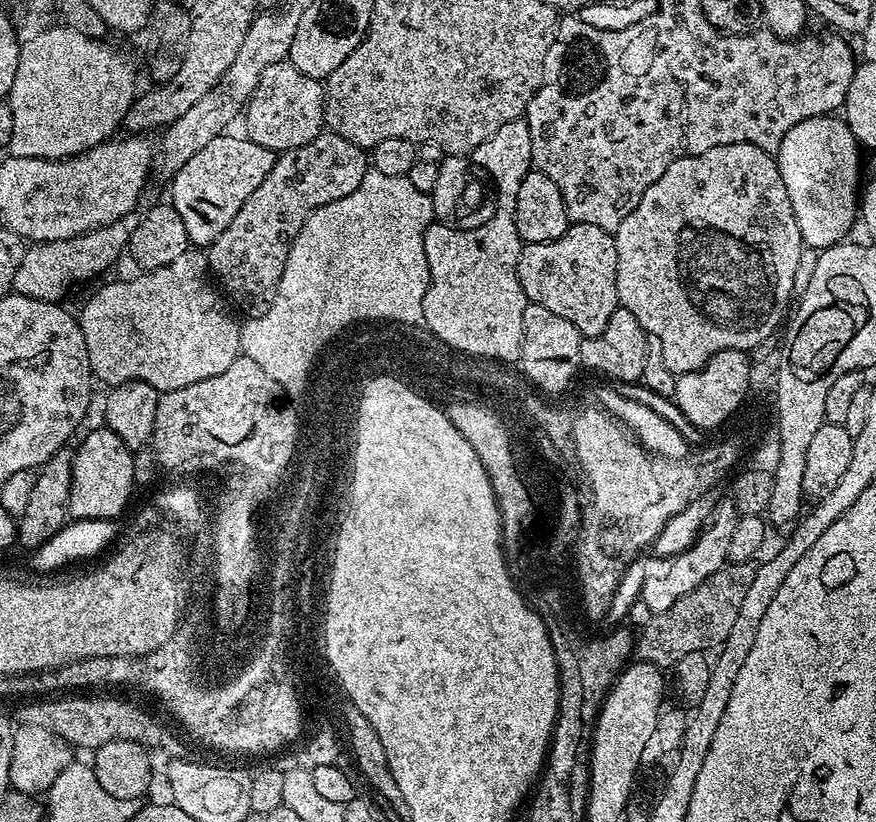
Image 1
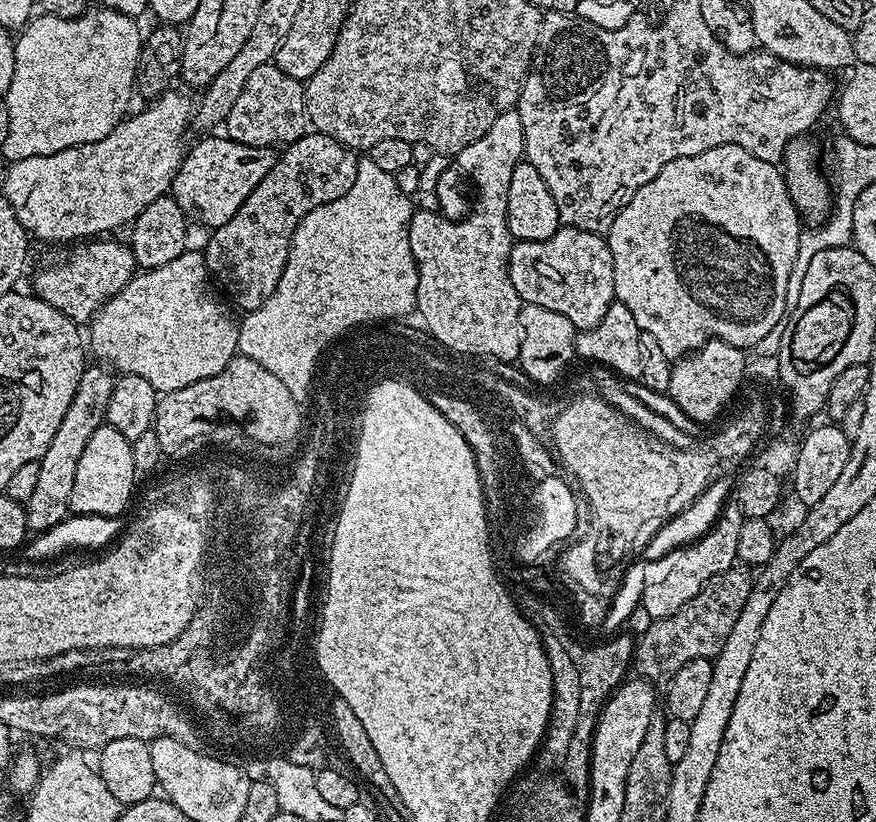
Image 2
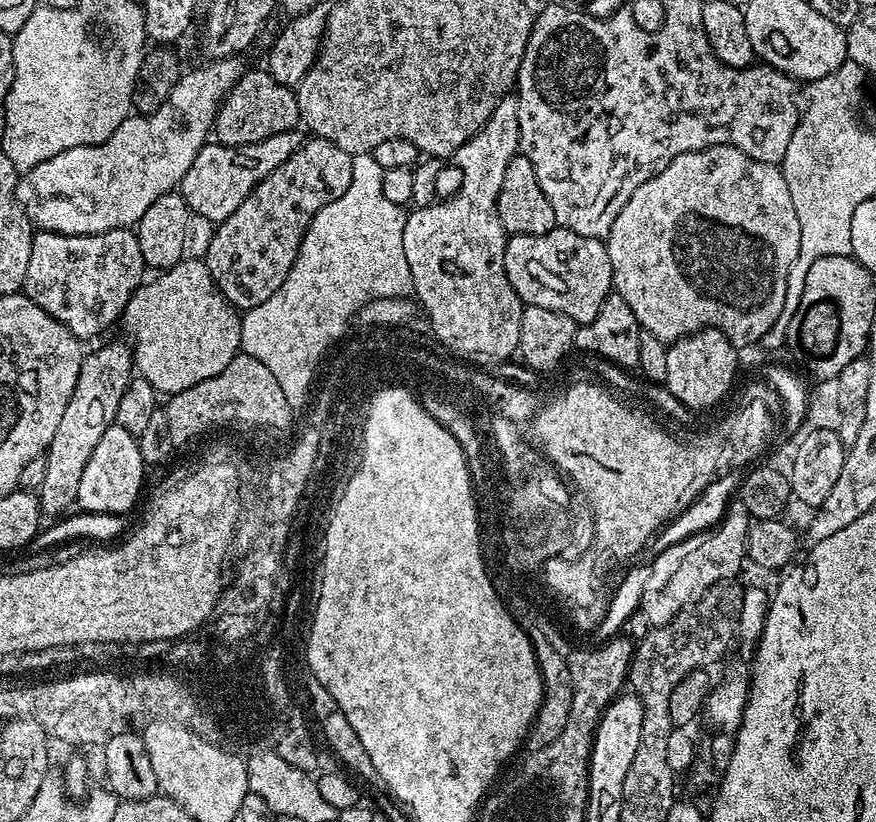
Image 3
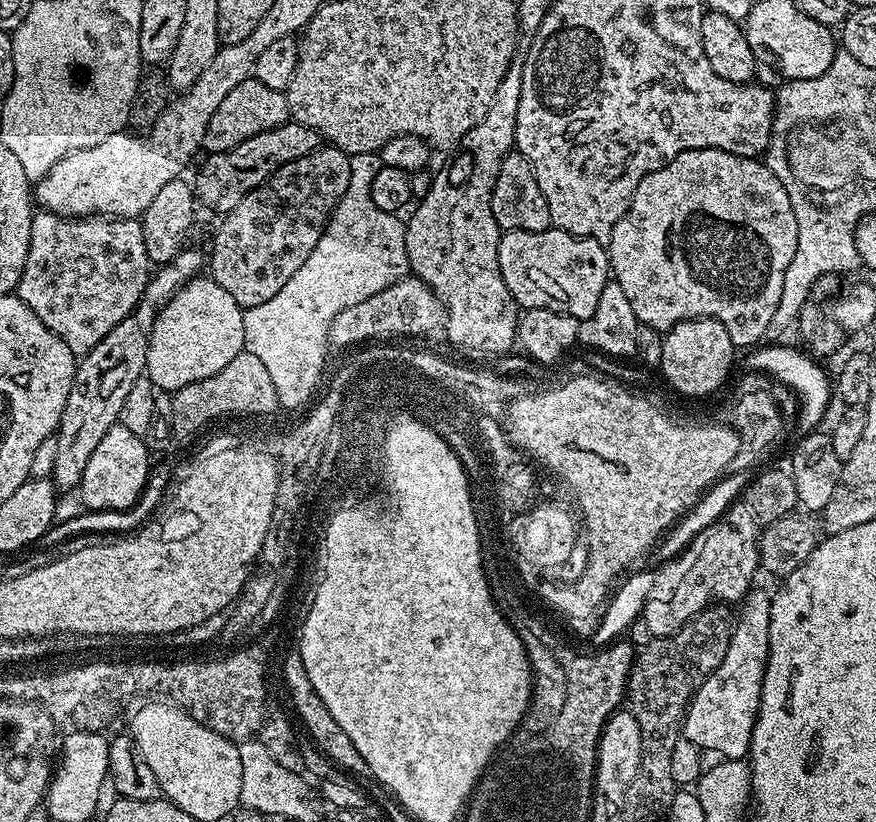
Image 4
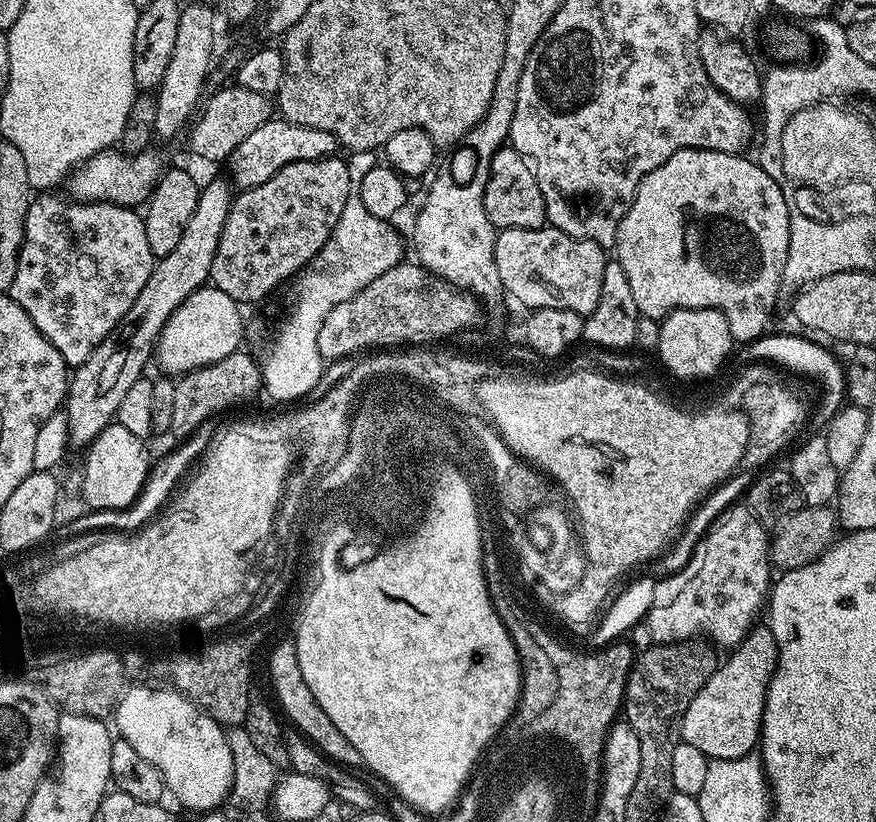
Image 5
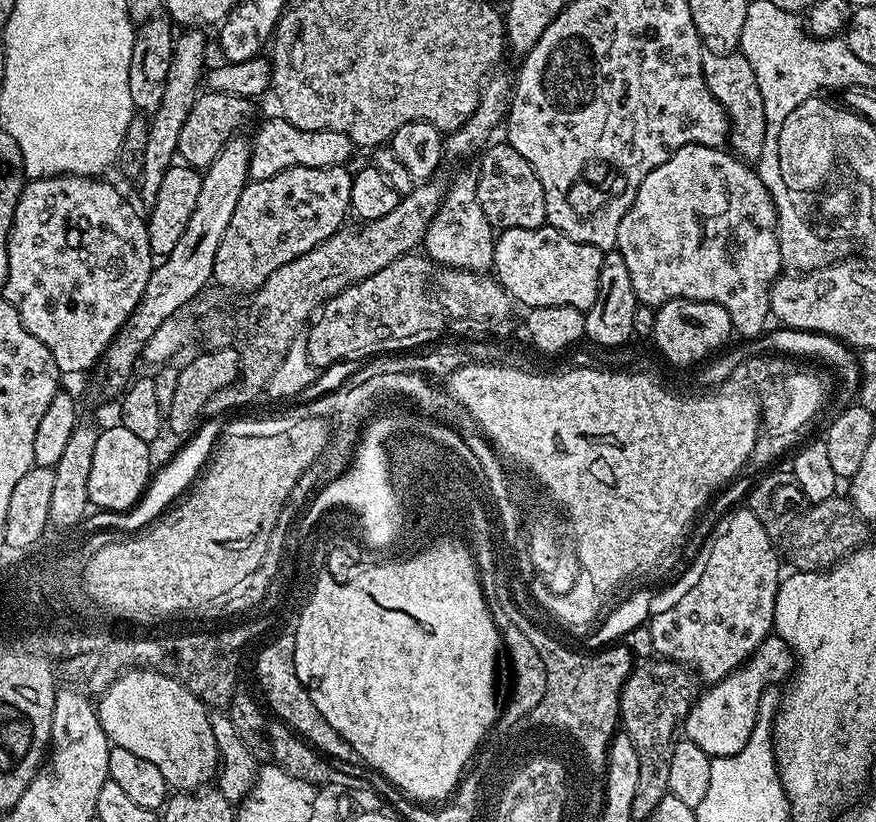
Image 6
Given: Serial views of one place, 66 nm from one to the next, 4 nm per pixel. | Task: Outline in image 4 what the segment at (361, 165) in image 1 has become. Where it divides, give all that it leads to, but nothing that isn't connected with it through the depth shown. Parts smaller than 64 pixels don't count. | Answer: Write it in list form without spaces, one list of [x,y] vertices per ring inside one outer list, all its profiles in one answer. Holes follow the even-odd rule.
[[[321,146],[302,158],[294,158],[294,162],[286,162],[271,176],[266,178],[238,206],[223,213],[220,225],[216,228],[216,237],[212,240],[212,256],[207,257],[206,268],[214,282],[222,286],[234,297],[240,307],[253,308],[262,306],[262,302],[270,302],[290,277],[298,271],[298,266],[310,258],[310,250],[318,246],[318,238],[322,238],[328,218],[336,209],[336,203],[346,194],[346,186],[350,186],[350,155],[340,148]]]

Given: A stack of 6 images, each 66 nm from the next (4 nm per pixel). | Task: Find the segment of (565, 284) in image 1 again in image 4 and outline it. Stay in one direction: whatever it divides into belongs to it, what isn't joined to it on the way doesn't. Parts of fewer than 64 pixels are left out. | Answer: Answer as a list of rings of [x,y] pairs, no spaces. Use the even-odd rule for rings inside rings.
[[[555,226],[541,232],[504,232],[498,246],[498,266],[510,294],[521,309],[549,308],[570,314],[578,321],[594,314],[598,298],[610,282],[607,247],[601,241],[592,240],[588,236],[575,236]]]

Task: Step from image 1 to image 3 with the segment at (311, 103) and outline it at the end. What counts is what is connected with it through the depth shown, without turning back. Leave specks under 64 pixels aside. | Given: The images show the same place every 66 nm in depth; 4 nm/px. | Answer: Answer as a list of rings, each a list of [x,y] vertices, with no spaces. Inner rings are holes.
[[[266,70],[245,71],[240,81],[228,91],[228,95],[220,103],[220,109],[216,111],[214,136],[219,143],[230,146],[253,144],[274,134],[293,131],[300,123],[296,94],[289,85],[278,82]]]

